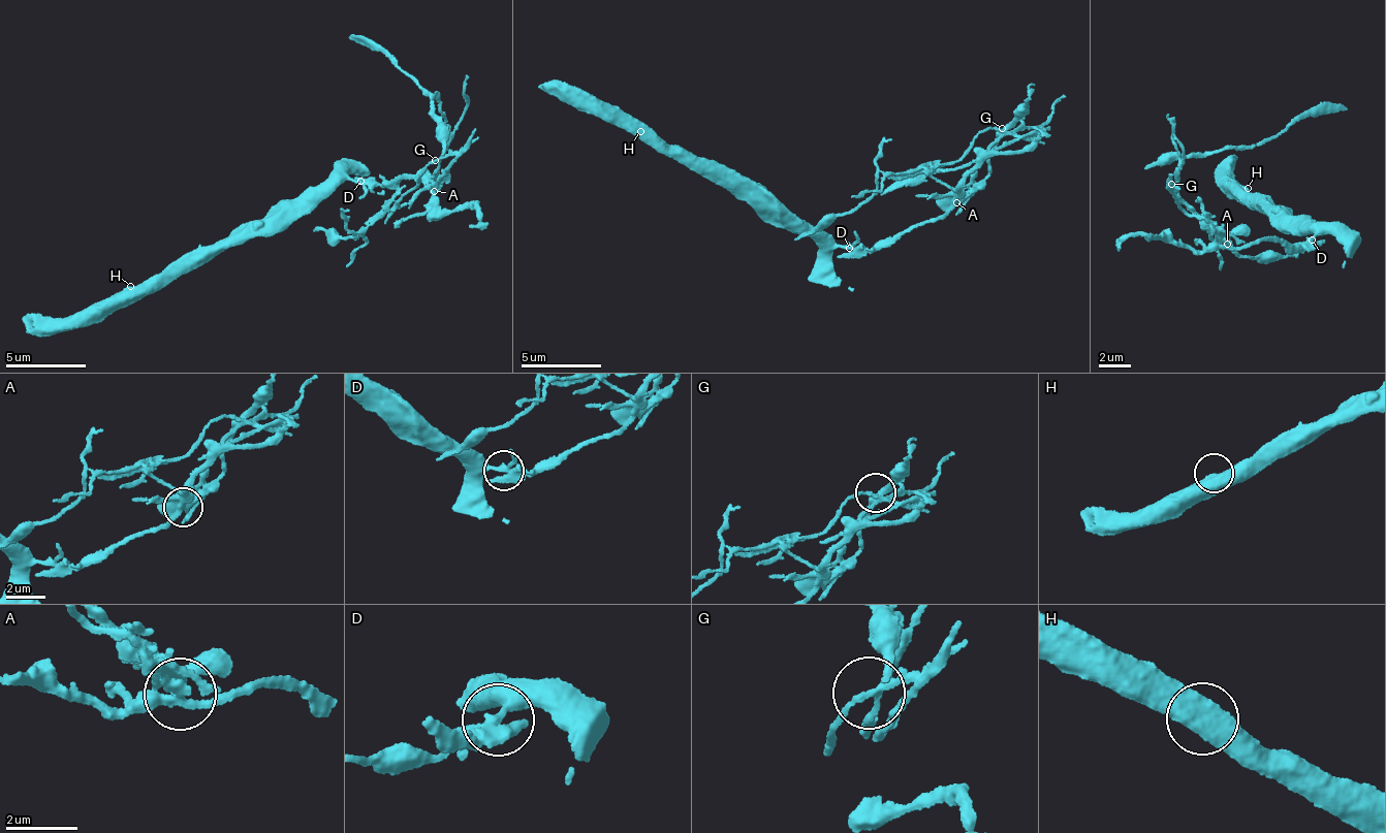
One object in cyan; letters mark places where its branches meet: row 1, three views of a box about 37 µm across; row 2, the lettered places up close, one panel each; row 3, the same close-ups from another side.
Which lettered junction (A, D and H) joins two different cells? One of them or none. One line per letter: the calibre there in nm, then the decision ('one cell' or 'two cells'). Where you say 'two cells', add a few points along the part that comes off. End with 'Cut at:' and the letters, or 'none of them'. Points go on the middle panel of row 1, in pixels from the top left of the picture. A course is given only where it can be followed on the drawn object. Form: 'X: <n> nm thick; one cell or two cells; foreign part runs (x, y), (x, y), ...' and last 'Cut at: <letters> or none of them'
A: 280 nm thick; two cells; foreign part runs (956, 203), (999, 138), (997, 129), (978, 133), (958, 160), (886, 178), (845, 215), (823, 220), (793, 238)
D: 280 nm thick; one cell
H: 480 nm thick; one cell
Cut at: A

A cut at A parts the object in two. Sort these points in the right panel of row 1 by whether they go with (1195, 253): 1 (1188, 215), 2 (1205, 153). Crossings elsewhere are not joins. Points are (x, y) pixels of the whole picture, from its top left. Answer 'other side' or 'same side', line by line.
1: other side
2: other side

